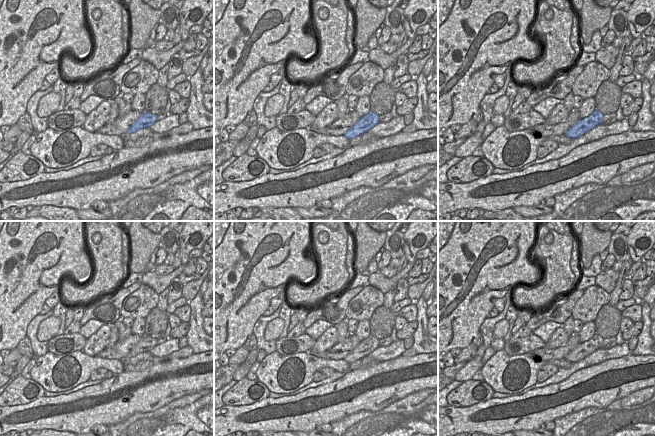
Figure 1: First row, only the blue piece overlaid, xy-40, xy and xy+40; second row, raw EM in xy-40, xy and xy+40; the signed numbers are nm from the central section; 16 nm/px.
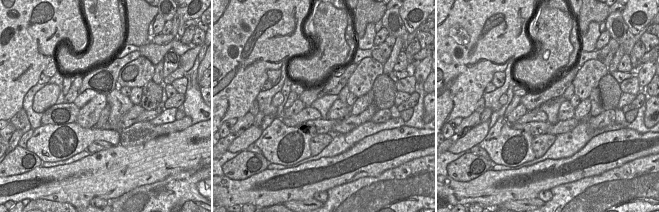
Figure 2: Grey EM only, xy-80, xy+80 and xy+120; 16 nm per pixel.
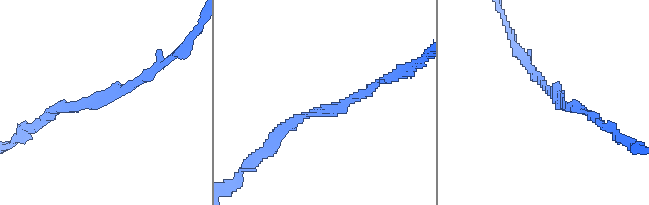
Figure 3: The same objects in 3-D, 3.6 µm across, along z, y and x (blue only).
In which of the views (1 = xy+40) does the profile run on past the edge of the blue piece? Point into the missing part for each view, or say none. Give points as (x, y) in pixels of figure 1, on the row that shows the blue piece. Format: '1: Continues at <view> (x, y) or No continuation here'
1: No continuation here.

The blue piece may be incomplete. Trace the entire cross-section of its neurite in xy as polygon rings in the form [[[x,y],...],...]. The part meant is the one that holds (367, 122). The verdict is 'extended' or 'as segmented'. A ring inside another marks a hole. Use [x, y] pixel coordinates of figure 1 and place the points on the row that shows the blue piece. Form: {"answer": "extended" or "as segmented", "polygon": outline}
{"answer": "as segmented", "polygon": [[[370,111],[365,116],[361,117],[357,123],[352,126],[345,134],[344,136],[347,139],[353,139],[359,135],[362,135],[363,133],[369,131],[372,129],[375,125],[379,123],[379,115],[373,113]]]}

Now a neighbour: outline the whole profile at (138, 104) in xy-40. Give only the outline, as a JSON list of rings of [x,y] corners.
[[[140,93],[134,95],[131,106],[133,111],[143,113],[145,108],[145,95]]]

